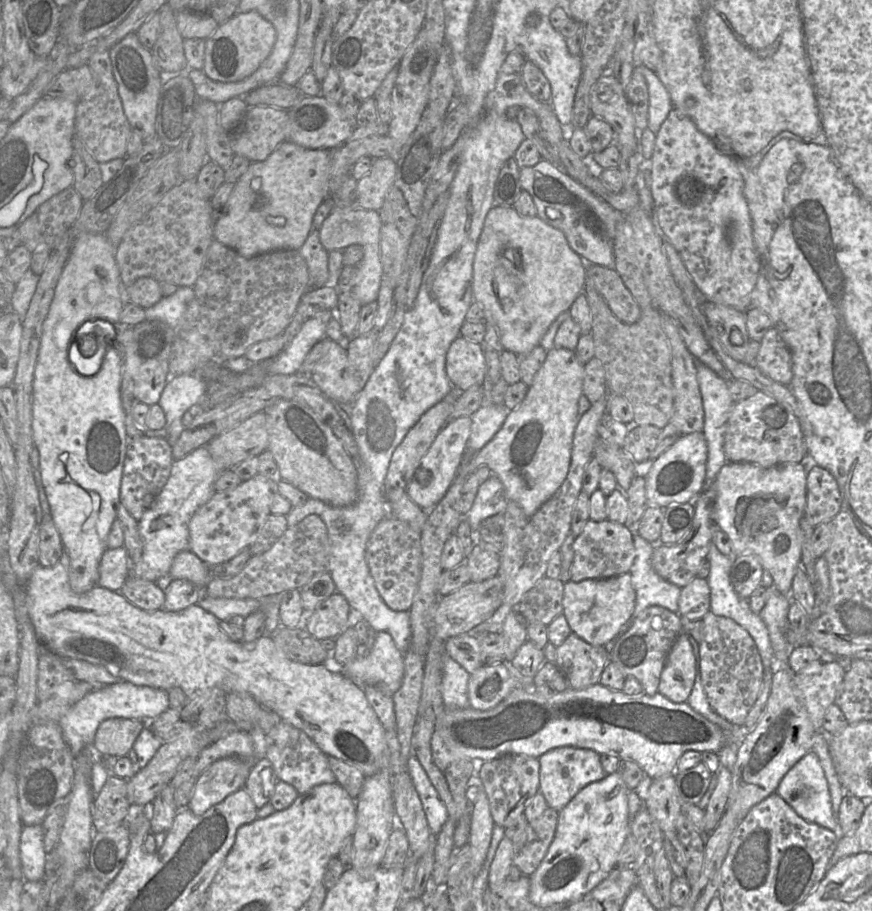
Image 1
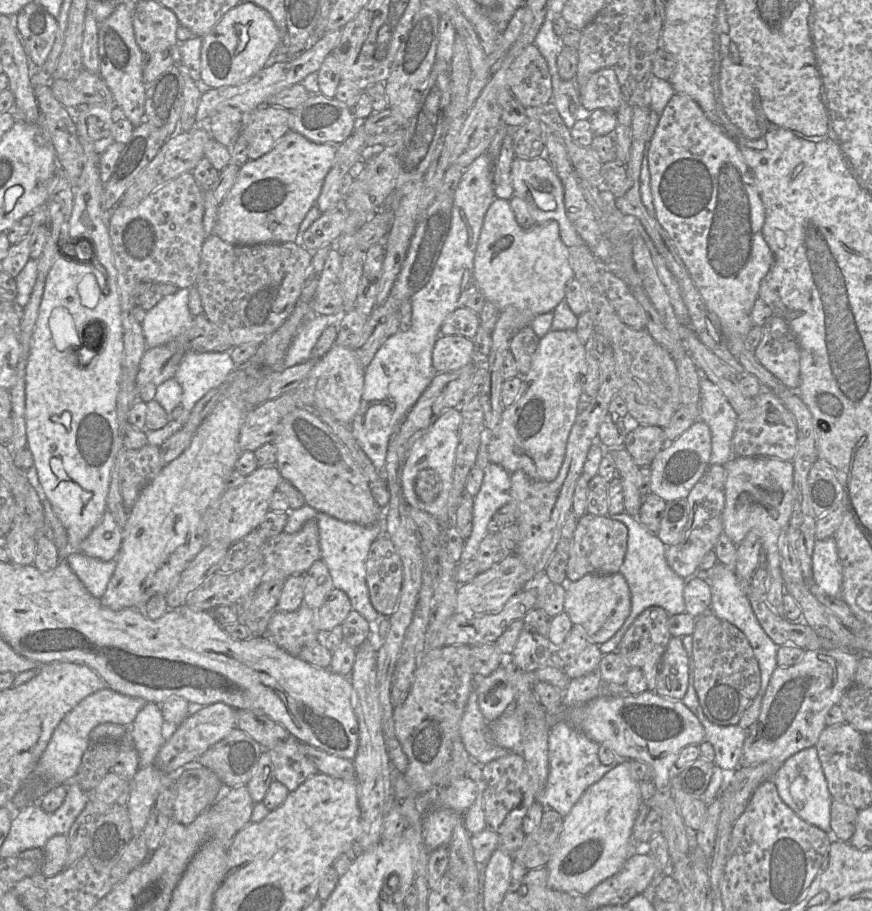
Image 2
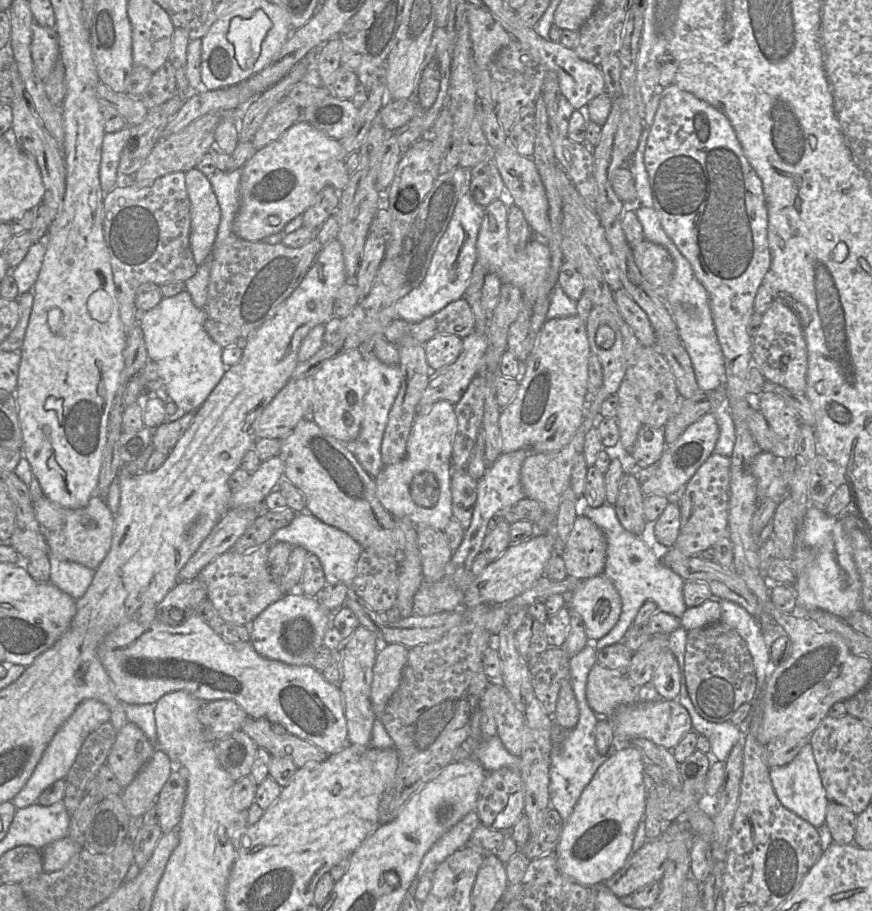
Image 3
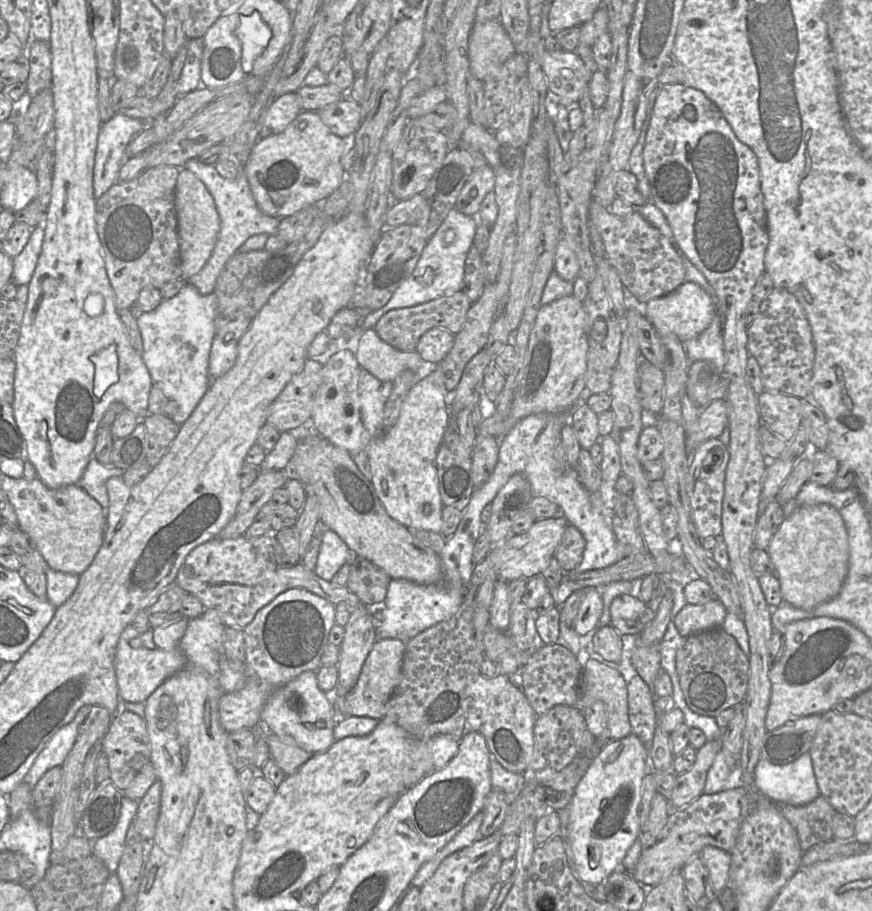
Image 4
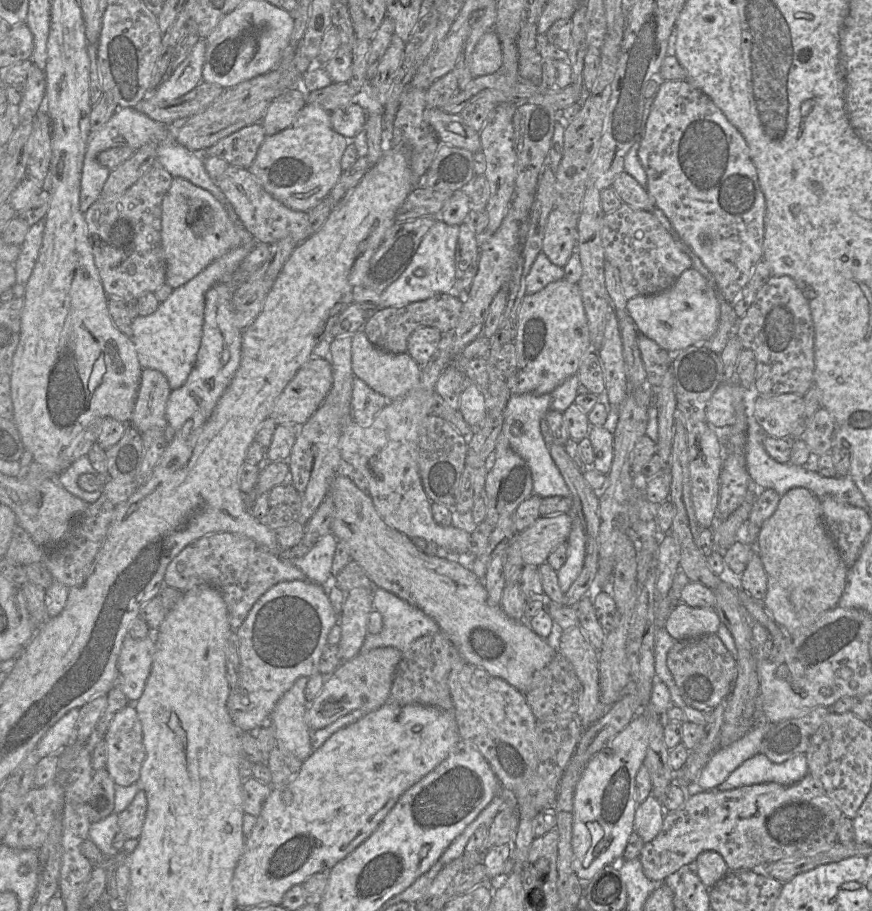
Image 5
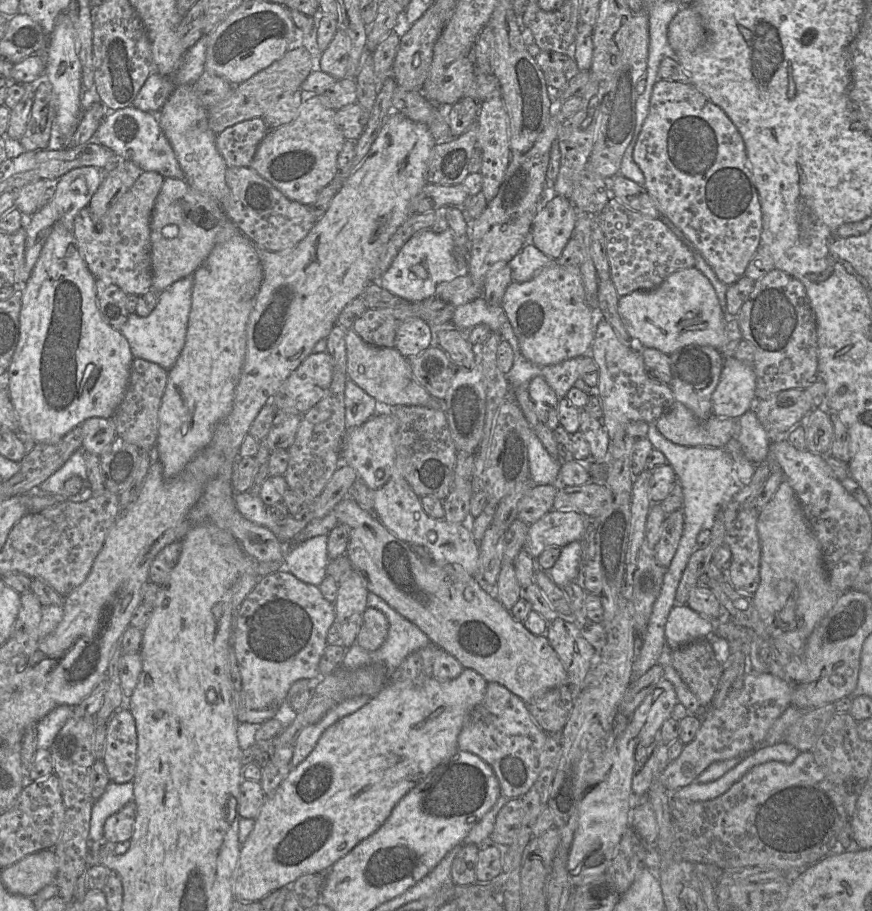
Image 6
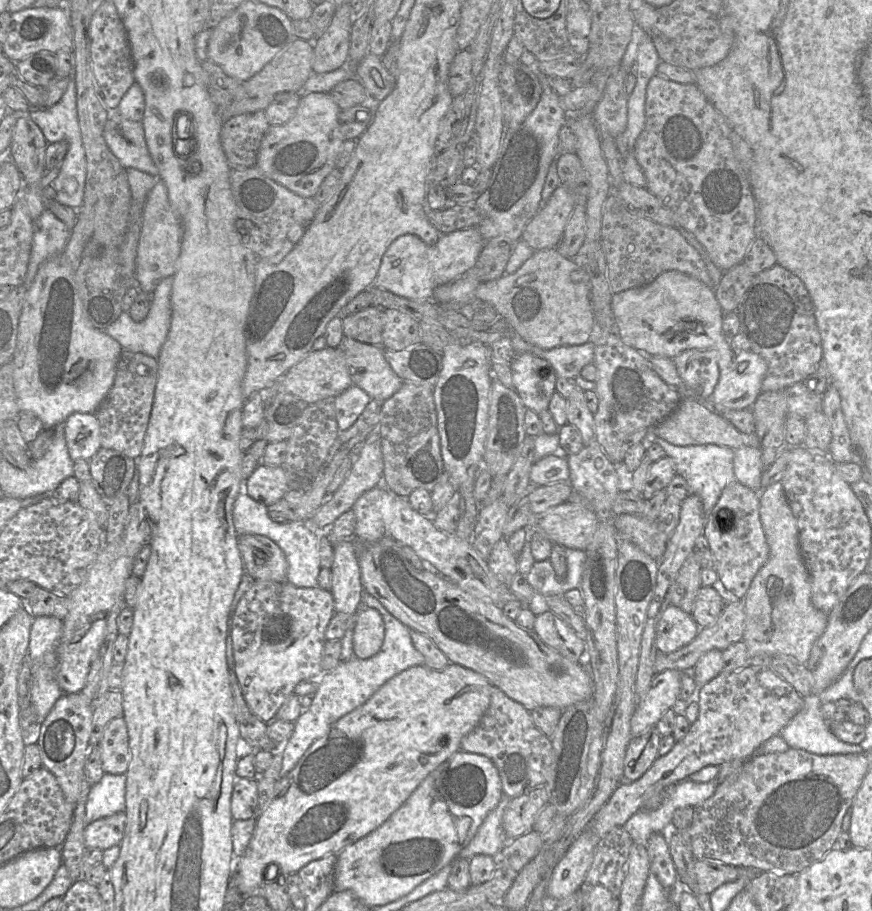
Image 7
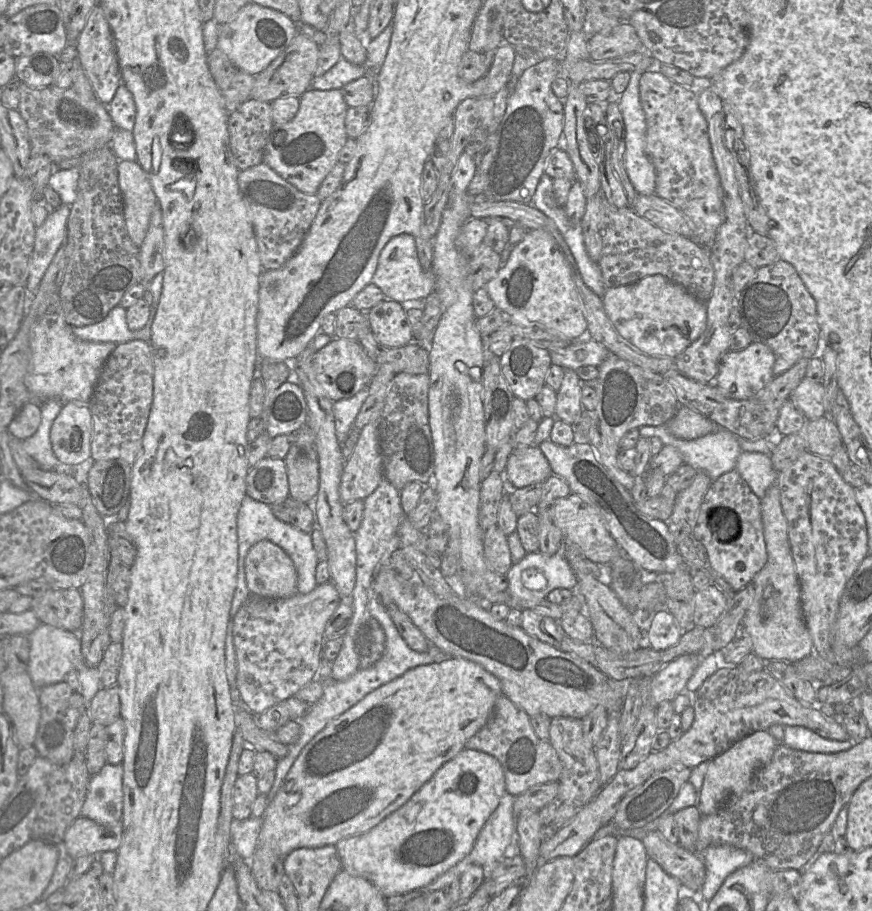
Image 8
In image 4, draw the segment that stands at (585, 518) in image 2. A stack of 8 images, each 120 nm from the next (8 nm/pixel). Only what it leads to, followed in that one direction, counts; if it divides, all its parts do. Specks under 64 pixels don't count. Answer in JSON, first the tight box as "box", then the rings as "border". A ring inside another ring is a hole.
{"box":[554,524,586,573],"border":[[[568,524],[554,553],[554,558],[565,573],[571,572],[581,563],[585,546],[586,541],[580,530]]]}

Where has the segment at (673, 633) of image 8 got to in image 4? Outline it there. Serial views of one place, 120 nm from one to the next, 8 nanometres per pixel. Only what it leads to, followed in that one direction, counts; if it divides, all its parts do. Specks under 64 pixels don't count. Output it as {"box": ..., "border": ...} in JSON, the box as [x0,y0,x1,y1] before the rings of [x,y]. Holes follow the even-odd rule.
{"box":[672,598,727,638],"border":[[[713,598],[704,604],[686,604],[672,619],[678,632],[684,638],[702,631],[722,626],[727,611],[723,604]]]}

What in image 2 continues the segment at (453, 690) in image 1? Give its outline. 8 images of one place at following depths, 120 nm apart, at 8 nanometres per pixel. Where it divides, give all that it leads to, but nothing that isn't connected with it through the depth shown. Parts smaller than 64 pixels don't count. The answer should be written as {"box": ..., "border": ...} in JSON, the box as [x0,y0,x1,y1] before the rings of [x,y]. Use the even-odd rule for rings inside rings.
{"box":[460,690,511,766],"border":[[[473,690],[460,722],[460,738],[471,759],[481,766],[511,752],[491,740],[488,724],[480,712],[478,697]]]}

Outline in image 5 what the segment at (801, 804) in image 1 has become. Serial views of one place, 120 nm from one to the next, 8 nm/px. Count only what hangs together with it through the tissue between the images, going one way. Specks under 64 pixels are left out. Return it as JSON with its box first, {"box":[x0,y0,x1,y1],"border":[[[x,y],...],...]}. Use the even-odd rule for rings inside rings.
{"box":[717,753,808,791],"border":[[[758,753],[744,761],[717,789],[725,791],[768,782],[792,785],[802,780],[808,773],[807,756],[804,753],[797,754],[782,763],[774,763],[764,754]]]}

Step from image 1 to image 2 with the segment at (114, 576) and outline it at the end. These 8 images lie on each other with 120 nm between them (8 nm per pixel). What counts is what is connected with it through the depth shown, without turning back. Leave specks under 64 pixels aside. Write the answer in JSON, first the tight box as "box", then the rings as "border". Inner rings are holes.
{"box":[66,550,116,598],"border":[[[71,550],[66,561],[87,591],[92,596],[101,598],[115,571],[116,559],[102,561],[78,550]]]}

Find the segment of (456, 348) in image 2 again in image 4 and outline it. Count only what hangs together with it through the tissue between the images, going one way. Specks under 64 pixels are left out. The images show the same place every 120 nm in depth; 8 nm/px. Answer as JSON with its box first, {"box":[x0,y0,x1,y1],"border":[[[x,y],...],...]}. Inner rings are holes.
{"box":[416,328,454,365],"border":[[[431,328],[419,339],[416,352],[426,365],[437,365],[451,350],[454,335],[442,328]]]}

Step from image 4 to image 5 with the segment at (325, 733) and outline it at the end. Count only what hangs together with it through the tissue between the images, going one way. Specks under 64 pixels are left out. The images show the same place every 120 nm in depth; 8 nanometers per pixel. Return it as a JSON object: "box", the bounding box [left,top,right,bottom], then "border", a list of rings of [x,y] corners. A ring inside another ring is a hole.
{"box":[268,677,313,761],"border":[[[300,677],[282,696],[268,723],[274,729],[276,746],[304,761],[313,752],[313,731],[305,721],[309,702],[305,689],[310,677]]]}

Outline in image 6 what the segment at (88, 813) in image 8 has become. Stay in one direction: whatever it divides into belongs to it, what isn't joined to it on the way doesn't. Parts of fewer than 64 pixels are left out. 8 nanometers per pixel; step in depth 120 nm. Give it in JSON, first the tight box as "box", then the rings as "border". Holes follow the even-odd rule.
{"box":[89,782,133,843],"border":[[[109,782],[101,797],[94,801],[91,810],[89,840],[99,843],[104,839],[103,827],[106,819],[133,801],[133,782],[118,784]]]}

